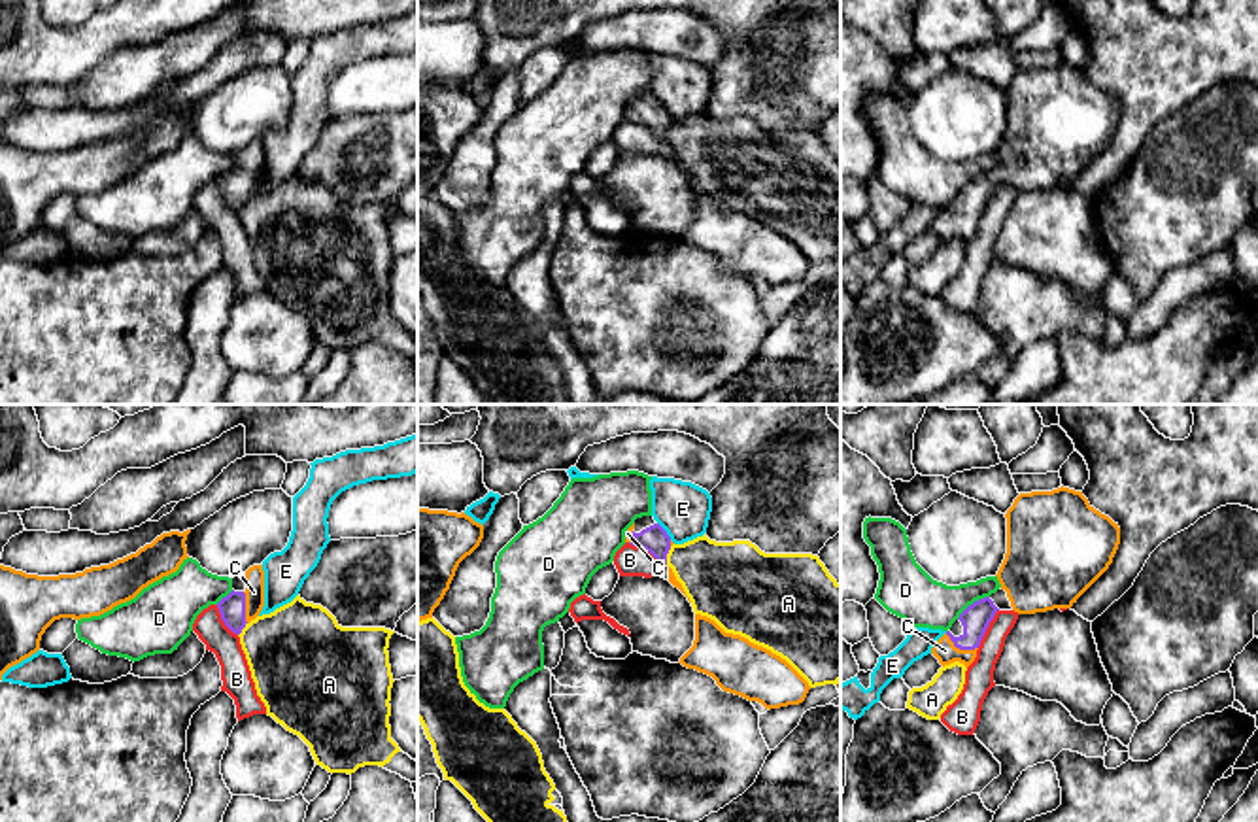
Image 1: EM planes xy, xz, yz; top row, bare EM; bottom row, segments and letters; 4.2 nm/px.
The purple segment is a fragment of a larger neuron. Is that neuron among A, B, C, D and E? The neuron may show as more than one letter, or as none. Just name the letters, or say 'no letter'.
C

